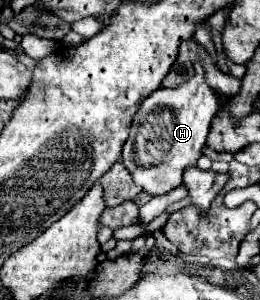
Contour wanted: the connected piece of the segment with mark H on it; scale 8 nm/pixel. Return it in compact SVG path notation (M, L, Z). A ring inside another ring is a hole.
M196 61L192 79L176 89L160 87L154 91L144 99L132 121L130 137L122 149L122 163L132 173L136 185L150 195L164 195L182 185L184 169L196 165L202 155L210 123L220 109L220 97L216 97L216 91L206 83L204 75L204 67Z

